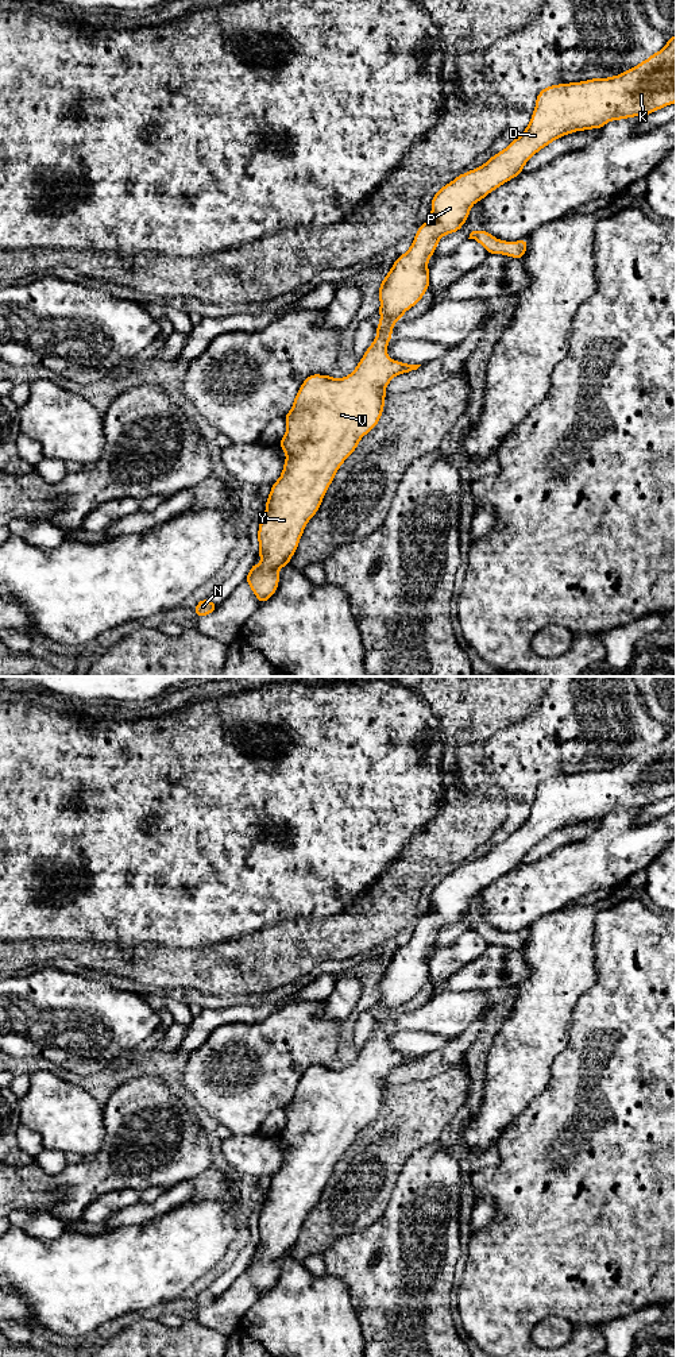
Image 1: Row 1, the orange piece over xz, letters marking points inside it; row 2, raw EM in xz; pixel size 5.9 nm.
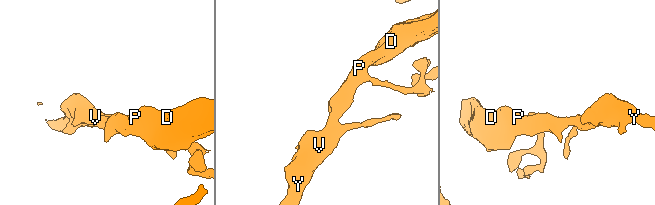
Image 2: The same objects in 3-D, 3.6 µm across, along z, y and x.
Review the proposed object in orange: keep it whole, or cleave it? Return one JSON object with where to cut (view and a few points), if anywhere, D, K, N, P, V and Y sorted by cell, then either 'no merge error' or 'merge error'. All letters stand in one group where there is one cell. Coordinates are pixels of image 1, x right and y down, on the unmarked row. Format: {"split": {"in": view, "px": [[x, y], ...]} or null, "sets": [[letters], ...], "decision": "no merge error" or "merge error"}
{"split": null, "sets": [["D", "K", "N", "P", "V", "Y"]], "decision": "no merge error"}

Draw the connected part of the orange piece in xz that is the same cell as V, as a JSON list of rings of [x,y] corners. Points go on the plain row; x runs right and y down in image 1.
[[[676,726],[669,728],[663,741],[618,767],[544,779],[537,786],[530,814],[518,829],[484,856],[459,866],[433,887],[430,910],[418,918],[410,940],[397,949],[379,978],[378,1023],[356,1060],[340,1071],[331,1067],[309,1067],[285,1107],[286,1125],[279,1132],[279,1138],[286,1145],[286,1153],[279,1171],[271,1176],[266,1191],[267,1199],[258,1222],[258,1246],[262,1254],[258,1257],[254,1254],[244,1271],[260,1295],[277,1283],[278,1261],[290,1256],[304,1221],[317,1204],[336,1163],[356,1141],[360,1130],[378,1117],[385,1098],[385,1080],[391,1069],[421,1057],[391,1052],[386,1038],[391,1032],[394,1015],[424,988],[429,979],[428,952],[436,942],[439,932],[447,925],[457,924],[467,913],[475,894],[519,867],[525,855],[557,829],[576,822],[600,821],[611,811],[645,807],[673,794],[676,794]]]

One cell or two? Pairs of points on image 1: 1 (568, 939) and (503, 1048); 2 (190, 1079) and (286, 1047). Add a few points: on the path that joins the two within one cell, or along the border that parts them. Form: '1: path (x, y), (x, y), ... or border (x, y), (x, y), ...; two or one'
1: path (561, 966), (561, 971), (544, 1007), (530, 1021); one
2: path (215, 1076), (238, 1076), (262, 1063); one

